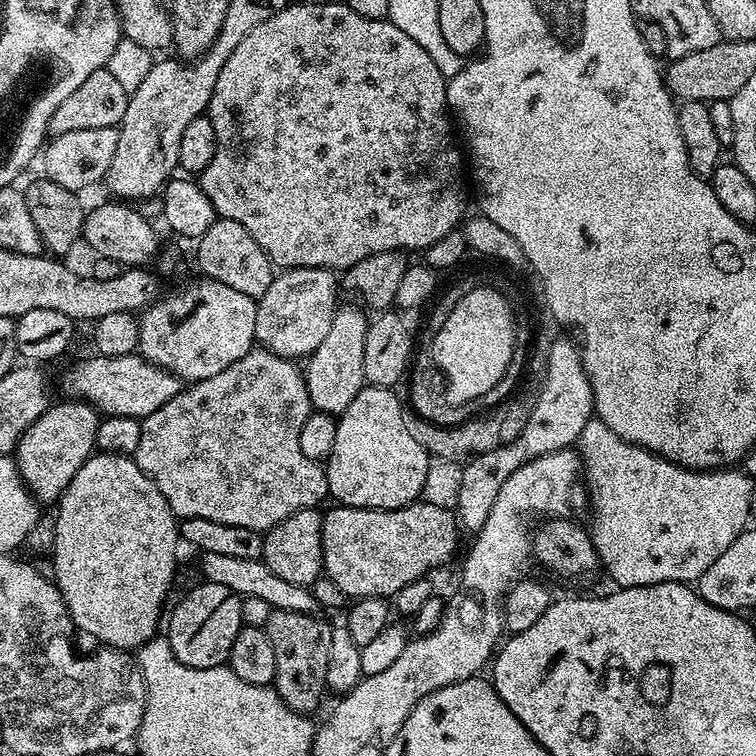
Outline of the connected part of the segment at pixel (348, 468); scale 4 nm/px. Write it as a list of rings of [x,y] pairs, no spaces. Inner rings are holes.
[[[365,386],[335,421],[336,437],[332,440],[326,471],[328,496],[336,499],[333,501],[337,505],[345,508],[404,508],[421,495],[430,455],[418,442],[414,442],[402,422],[402,412],[406,408],[394,393],[392,388]]]

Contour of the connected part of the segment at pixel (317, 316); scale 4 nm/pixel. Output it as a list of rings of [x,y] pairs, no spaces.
[[[285,268],[273,275],[266,294],[256,305],[256,338],[259,347],[289,358],[307,358],[326,338],[338,307],[338,276],[330,268]]]

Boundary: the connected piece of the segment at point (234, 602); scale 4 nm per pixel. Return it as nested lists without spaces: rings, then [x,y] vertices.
[[[200,582],[197,588],[190,589],[177,602],[172,617],[166,620],[166,638],[174,658],[178,658],[178,662],[187,668],[218,668],[227,665],[230,646],[234,646],[234,638],[238,638],[240,629],[245,627],[240,601],[241,597],[226,590],[226,586]]]

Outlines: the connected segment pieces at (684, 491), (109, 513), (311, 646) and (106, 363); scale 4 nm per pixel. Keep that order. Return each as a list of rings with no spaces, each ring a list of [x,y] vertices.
[[[598,418],[586,422],[578,441],[578,451],[582,457],[582,479],[592,512],[590,535],[603,571],[608,571],[616,583],[613,585],[637,588],[662,582],[683,584],[699,581],[709,566],[730,547],[730,542],[749,527],[748,518],[753,515],[754,480],[743,470],[732,466],[723,470],[683,468],[664,456],[618,438],[618,434]]]
[[[97,451],[88,457],[88,461],[74,474],[70,486],[61,494],[58,507],[60,509],[54,512],[56,517],[56,533],[54,534],[54,546],[50,553],[52,559],[52,572],[56,589],[60,591],[60,597],[64,600],[64,605],[68,608],[68,616],[72,619],[73,625],[80,628],[88,636],[93,636],[96,640],[101,640],[101,645],[125,650],[132,648],[138,650],[145,642],[153,639],[157,635],[156,627],[161,627],[162,616],[160,620],[160,611],[164,608],[164,599],[168,596],[168,591],[172,588],[172,579],[176,576],[176,544],[181,543],[180,529],[178,527],[178,518],[170,510],[166,498],[162,498],[162,490],[154,486],[154,482],[139,468],[132,456],[122,456],[118,452]]]
[[[273,610],[264,623],[263,629],[270,638],[270,646],[274,646],[274,687],[292,712],[312,714],[326,693],[332,624],[318,617],[316,614],[300,614],[294,610]]]
[[[92,354],[89,360],[80,360],[64,376],[64,393],[68,398],[83,400],[92,405],[97,412],[104,416],[134,416],[143,418],[154,414],[158,406],[164,406],[180,393],[182,381],[174,373],[166,372],[163,368],[156,368],[139,354],[126,356],[102,356]]]

